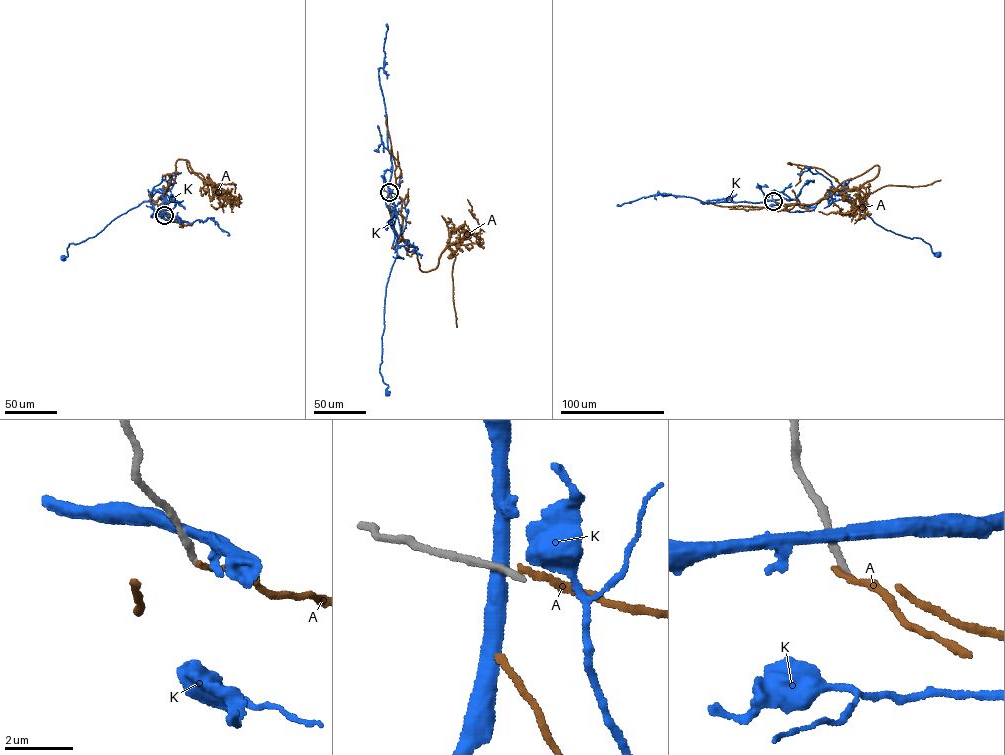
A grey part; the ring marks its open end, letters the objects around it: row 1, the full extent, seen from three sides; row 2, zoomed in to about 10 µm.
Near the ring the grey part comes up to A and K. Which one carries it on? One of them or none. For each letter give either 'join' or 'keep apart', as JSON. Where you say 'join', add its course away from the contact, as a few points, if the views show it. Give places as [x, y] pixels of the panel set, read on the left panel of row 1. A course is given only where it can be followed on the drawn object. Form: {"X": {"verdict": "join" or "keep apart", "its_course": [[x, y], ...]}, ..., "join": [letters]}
{"A": {"verdict": "keep apart"}, "K": {"verdict": "keep apart"}, "join": []}

